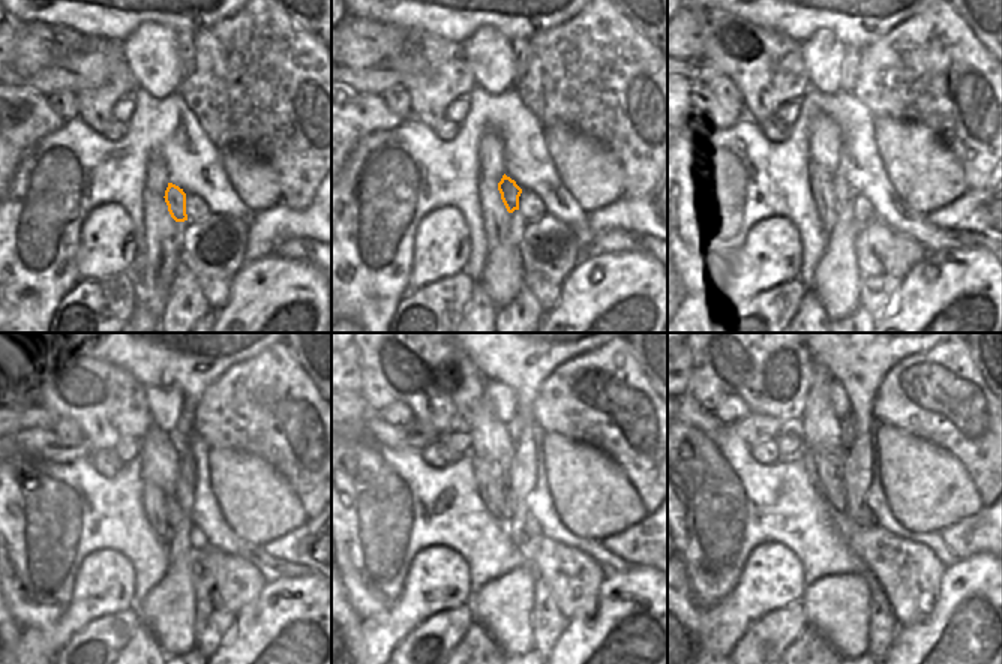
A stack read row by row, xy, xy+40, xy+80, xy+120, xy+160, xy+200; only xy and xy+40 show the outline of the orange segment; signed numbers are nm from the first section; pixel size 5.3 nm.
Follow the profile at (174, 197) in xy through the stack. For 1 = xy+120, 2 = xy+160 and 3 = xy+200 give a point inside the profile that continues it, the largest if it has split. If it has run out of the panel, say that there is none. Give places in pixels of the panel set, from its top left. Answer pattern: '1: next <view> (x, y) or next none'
1: next xy+120 (171, 505)
2: next xy+160 (506, 517)
3: next xy+200 (836, 495)

